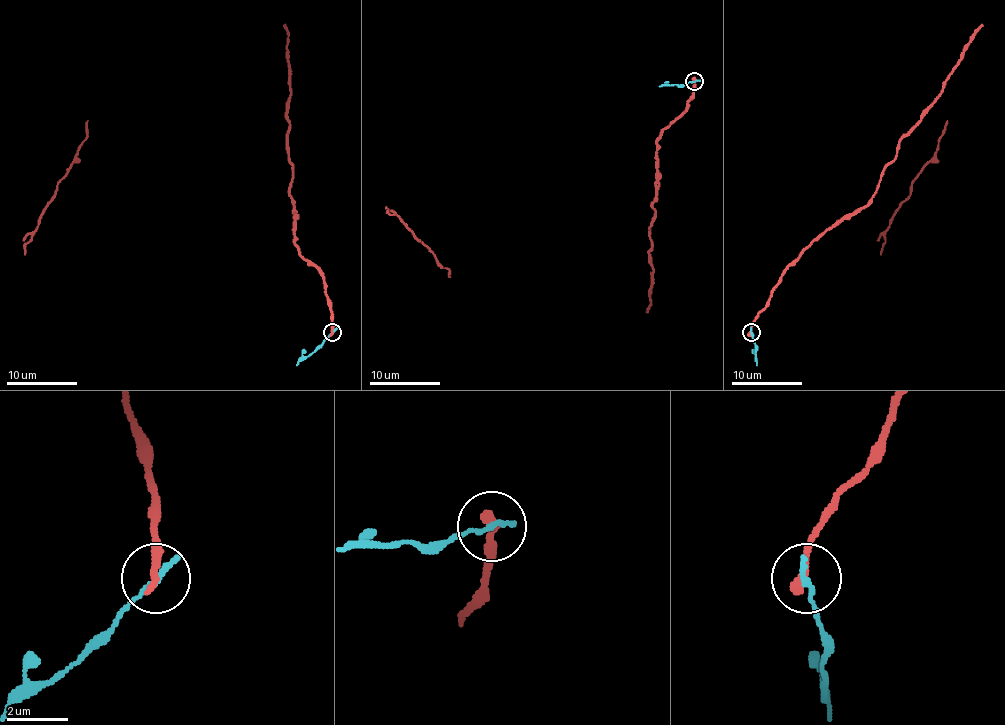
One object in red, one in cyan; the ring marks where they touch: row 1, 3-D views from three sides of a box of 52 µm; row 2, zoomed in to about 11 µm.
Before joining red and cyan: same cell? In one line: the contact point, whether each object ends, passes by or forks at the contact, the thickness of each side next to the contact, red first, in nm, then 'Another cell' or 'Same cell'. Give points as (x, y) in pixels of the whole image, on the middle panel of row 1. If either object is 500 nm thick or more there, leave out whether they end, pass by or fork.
Place: (694, 81). At the ring red ends. At the ring cyan ends. Thickness 300 nm (red) against 200 nm. Another cell

